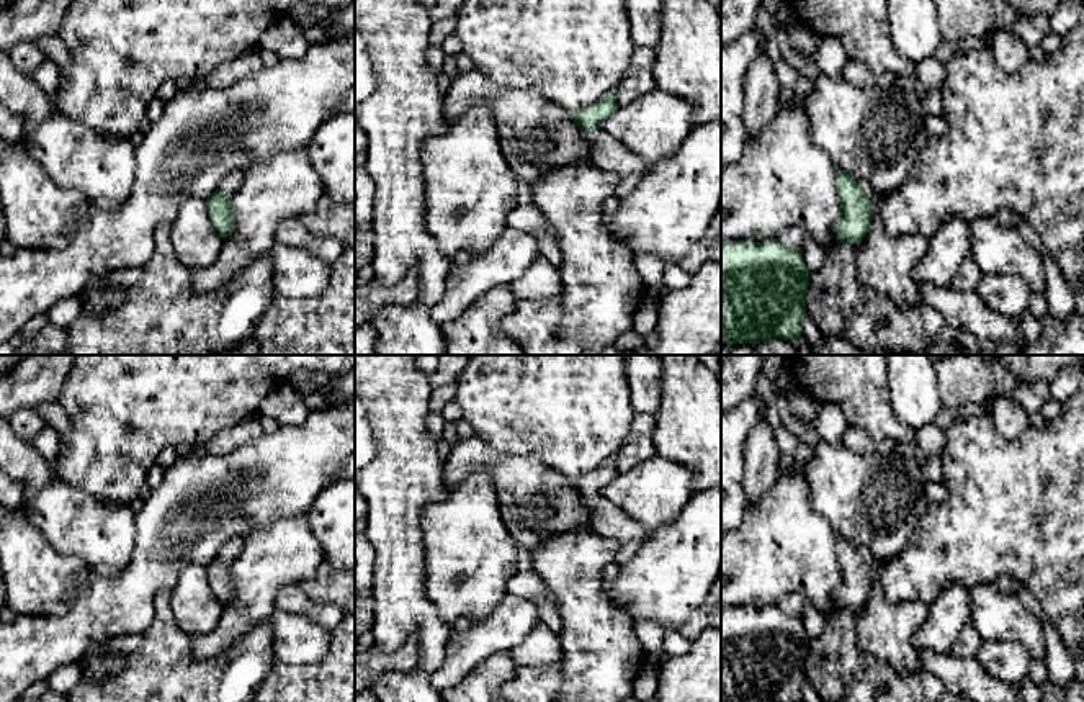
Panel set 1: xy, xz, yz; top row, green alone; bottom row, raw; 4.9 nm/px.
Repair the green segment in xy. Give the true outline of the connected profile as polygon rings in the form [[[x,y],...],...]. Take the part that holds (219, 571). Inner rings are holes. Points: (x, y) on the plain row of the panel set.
[[[244,537],[229,540],[219,551],[217,556],[206,566],[209,586],[217,601],[226,605],[234,597],[235,579],[234,579],[234,561],[239,558],[244,548]]]

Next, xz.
[[[610,457],[590,473],[576,478],[572,484],[590,511],[592,527],[600,535],[626,545],[643,538],[646,529],[600,494],[616,476],[615,457]]]

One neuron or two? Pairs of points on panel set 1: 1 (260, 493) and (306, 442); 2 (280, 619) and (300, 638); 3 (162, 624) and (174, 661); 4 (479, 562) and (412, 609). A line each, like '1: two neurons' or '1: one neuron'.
1: one neuron
2: one neuron
3: one neuron
4: two neurons

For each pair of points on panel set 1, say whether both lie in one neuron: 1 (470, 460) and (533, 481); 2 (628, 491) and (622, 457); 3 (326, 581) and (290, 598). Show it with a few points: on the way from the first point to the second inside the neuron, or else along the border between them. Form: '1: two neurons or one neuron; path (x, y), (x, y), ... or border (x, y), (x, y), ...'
1: one neuron; path (486, 460), (517, 478)
2: two neurons; border (656, 455), (618, 475)
3: two neurons; border (316, 601), (337, 607)

